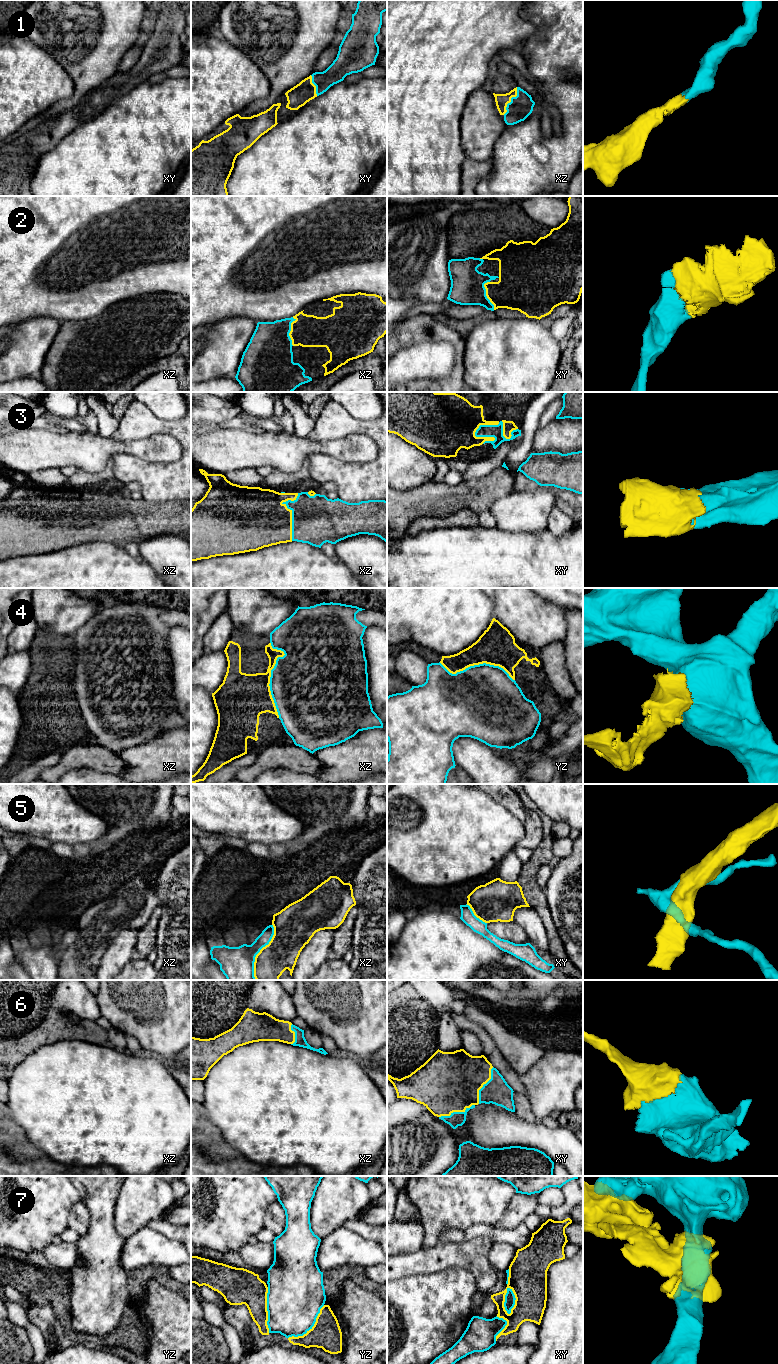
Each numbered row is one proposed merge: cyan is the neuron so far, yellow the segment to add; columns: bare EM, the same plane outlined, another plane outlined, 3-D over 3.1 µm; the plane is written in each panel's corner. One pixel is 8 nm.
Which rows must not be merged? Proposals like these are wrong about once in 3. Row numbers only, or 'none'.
4, 5, 7

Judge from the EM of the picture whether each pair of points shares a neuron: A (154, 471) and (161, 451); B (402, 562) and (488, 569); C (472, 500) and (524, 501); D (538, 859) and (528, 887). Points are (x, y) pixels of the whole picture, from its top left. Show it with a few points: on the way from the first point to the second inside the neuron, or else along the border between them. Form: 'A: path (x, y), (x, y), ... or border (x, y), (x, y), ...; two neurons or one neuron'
A: border (135, 456), (155, 463), (171, 463), (180, 457); two neurons
B: path (423, 569), (467, 569); one neuron
C: border (513, 489), (498, 498), (488, 509); two neurons
D: path (532, 866), (528, 872), (528, 880); one neuron

